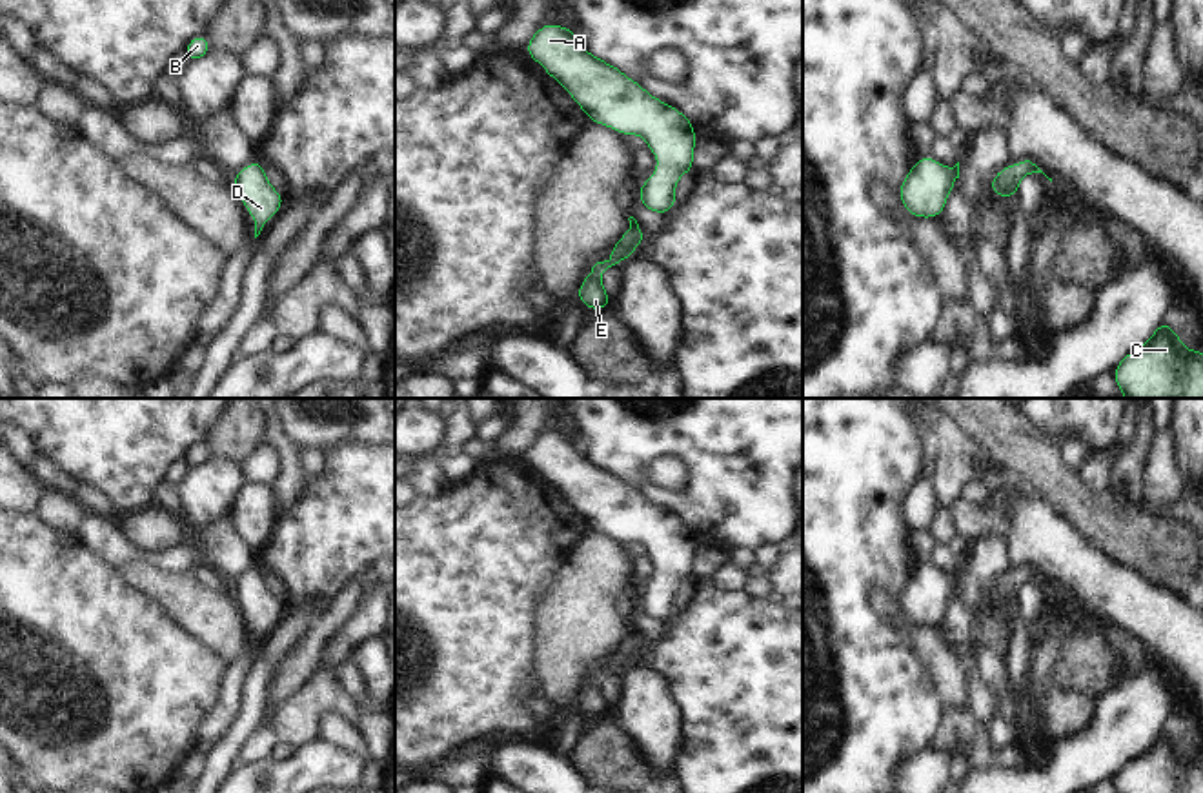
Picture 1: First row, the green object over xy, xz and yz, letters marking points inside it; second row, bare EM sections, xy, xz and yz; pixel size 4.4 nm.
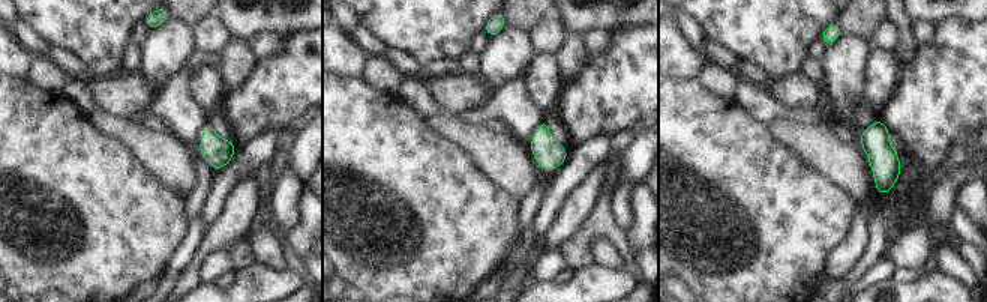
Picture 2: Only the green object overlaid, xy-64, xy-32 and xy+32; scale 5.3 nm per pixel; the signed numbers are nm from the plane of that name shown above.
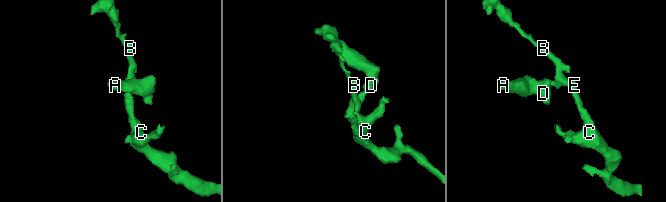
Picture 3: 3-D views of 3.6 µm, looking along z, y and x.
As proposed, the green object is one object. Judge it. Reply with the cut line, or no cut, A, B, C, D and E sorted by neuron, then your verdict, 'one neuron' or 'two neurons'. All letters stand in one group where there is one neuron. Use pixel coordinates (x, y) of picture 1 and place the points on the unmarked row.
no cut; A B C D E; one neuron

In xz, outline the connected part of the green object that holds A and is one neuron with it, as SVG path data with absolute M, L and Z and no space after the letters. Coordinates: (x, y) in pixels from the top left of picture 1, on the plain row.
M542 431L524 457L570 500L590 529L646 547L659 575L639 593L637 607L661 624L675 617L681 582L695 580L693 527L652 504L619 475L588 460L577 440L561 431Z

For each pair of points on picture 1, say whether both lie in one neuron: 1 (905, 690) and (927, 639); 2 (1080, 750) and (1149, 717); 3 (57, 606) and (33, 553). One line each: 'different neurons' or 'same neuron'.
1: different neurons
2: same neuron
3: same neuron

